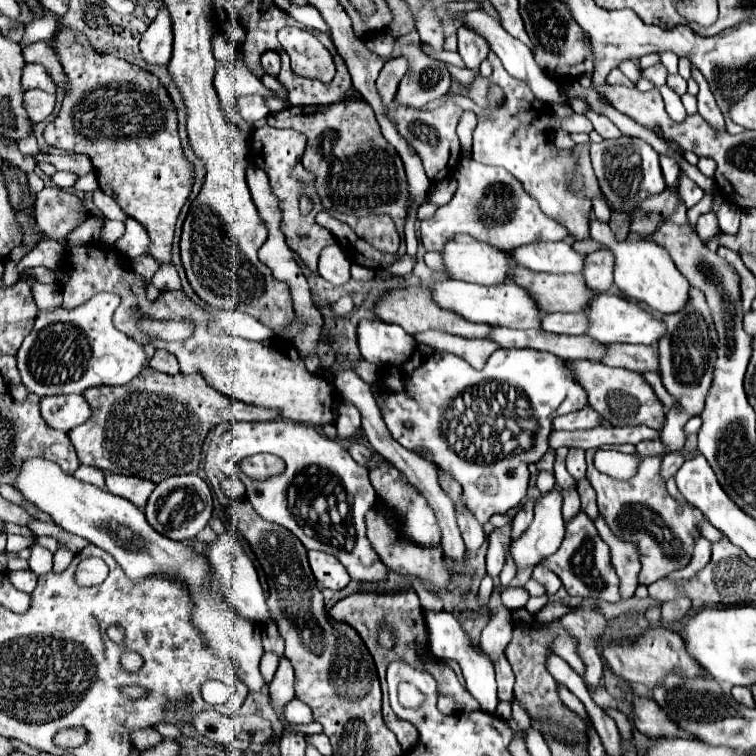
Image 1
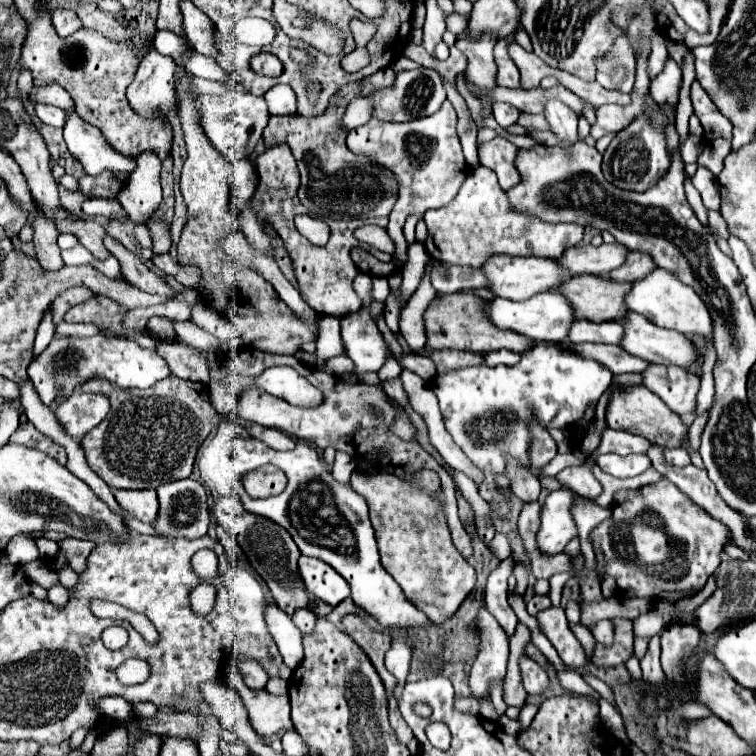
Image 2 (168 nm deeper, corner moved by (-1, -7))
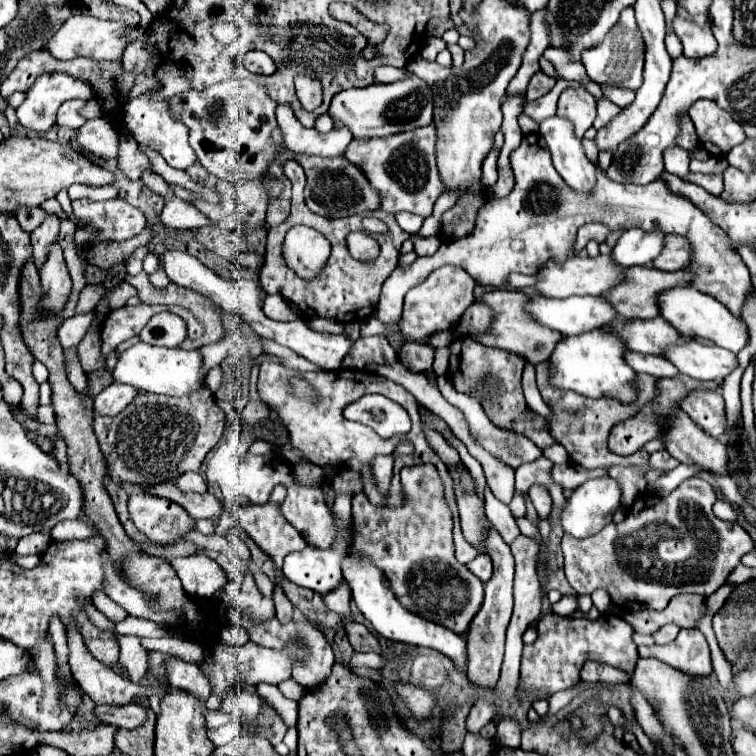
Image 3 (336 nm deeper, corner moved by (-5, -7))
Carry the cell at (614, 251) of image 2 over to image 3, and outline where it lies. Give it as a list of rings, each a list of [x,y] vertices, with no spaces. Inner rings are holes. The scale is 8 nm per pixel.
[[[640,228],[624,230],[616,242],[612,256],[622,266],[650,266],[666,246],[664,232],[642,232]]]

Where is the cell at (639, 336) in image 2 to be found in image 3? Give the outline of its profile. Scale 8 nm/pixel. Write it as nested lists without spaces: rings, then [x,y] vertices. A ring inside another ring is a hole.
[[[694,340],[668,348],[664,356],[682,374],[696,380],[724,380],[738,366],[734,352],[720,346],[704,346]]]

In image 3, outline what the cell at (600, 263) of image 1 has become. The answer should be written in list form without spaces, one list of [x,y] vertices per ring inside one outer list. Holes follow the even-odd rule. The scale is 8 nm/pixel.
[[[670,234],[666,238],[666,248],[664,252],[654,260],[654,268],[662,268],[666,272],[670,270],[684,270],[690,264],[690,242],[684,236],[674,236]]]

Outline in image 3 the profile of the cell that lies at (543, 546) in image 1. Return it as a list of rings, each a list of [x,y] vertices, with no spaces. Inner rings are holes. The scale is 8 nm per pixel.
[[[602,476],[602,478],[584,482],[580,488],[572,492],[572,496],[568,498],[566,510],[560,514],[564,532],[572,534],[574,538],[588,538],[588,536],[598,534],[608,522],[612,522],[614,512],[620,508],[620,500],[622,500],[622,488],[614,478]]]

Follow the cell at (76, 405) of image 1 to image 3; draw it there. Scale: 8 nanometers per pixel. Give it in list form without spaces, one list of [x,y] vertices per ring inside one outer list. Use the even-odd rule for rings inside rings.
[[[112,382],[108,388],[104,388],[96,400],[94,400],[94,412],[102,416],[116,416],[122,412],[134,398],[138,396],[138,388],[128,384]]]

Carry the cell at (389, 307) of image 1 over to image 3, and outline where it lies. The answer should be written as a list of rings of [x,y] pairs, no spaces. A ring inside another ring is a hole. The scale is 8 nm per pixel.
[[[500,288],[500,290],[488,292],[480,302],[486,302],[488,306],[492,306],[494,324],[488,334],[474,336],[474,338],[486,346],[506,348],[508,352],[516,352],[516,354],[524,356],[532,364],[540,364],[550,358],[550,352],[554,352],[554,344],[558,344],[558,340],[562,340],[562,334],[554,332],[552,328],[542,328],[542,324],[538,324],[538,320],[534,320],[532,316],[526,316],[526,310],[522,308],[522,304],[526,304],[526,300],[528,300],[528,296],[520,290]]]

